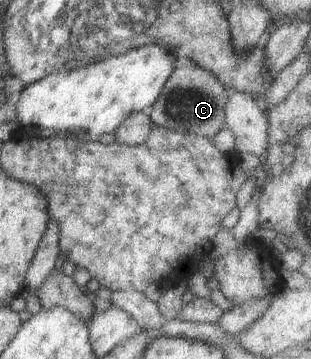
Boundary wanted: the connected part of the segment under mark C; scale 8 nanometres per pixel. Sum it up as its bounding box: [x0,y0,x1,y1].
[147,59,228,139]

